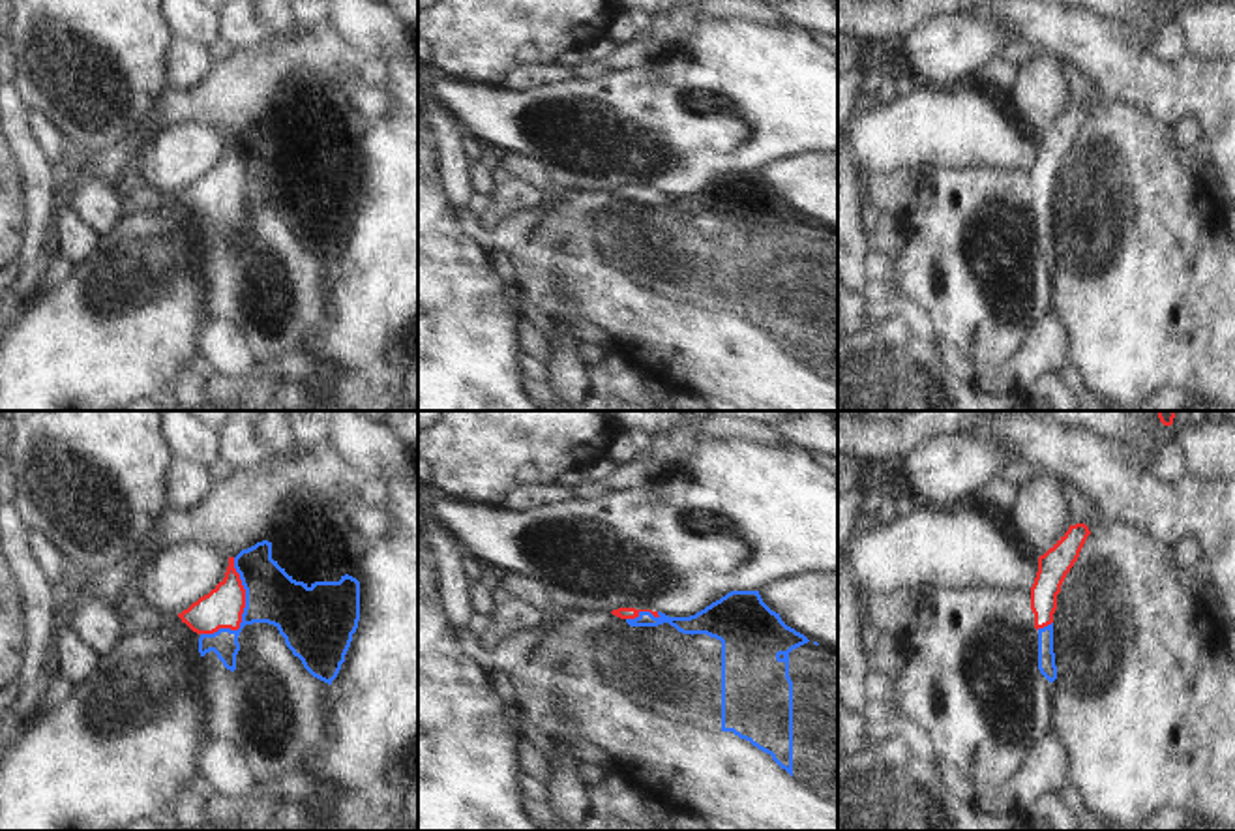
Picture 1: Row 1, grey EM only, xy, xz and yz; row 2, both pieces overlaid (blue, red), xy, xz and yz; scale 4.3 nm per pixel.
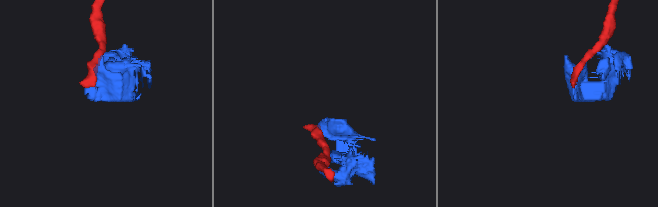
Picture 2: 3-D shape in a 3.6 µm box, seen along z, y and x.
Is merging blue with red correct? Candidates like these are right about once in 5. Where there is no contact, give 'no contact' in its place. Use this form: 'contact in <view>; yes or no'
contact in xy; no

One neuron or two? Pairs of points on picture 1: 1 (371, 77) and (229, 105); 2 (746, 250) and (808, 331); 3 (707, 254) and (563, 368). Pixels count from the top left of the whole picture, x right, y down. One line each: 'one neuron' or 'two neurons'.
1: one neuron
2: one neuron
3: two neurons

